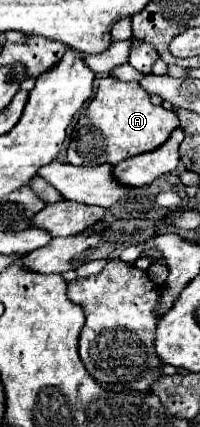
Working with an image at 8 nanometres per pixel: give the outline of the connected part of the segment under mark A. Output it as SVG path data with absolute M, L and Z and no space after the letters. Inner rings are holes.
M104 76L98 82L96 96L86 108L90 122L78 122L68 146L68 162L74 166L96 166L96 164L118 164L130 156L150 152L164 144L170 132L178 126L174 110L154 106L150 96L140 88L138 82L120 82L112 76Z

